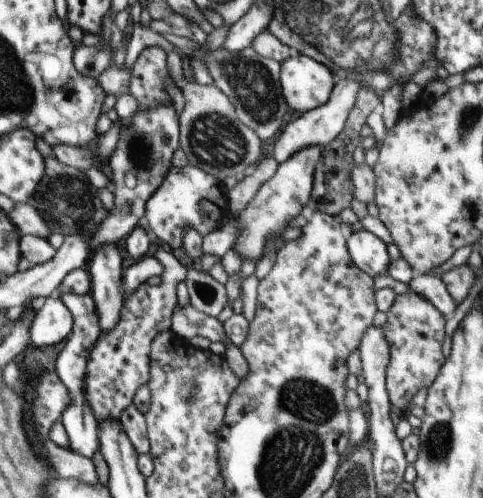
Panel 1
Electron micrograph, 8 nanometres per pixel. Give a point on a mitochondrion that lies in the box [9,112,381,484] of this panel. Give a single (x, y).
(66, 199)

